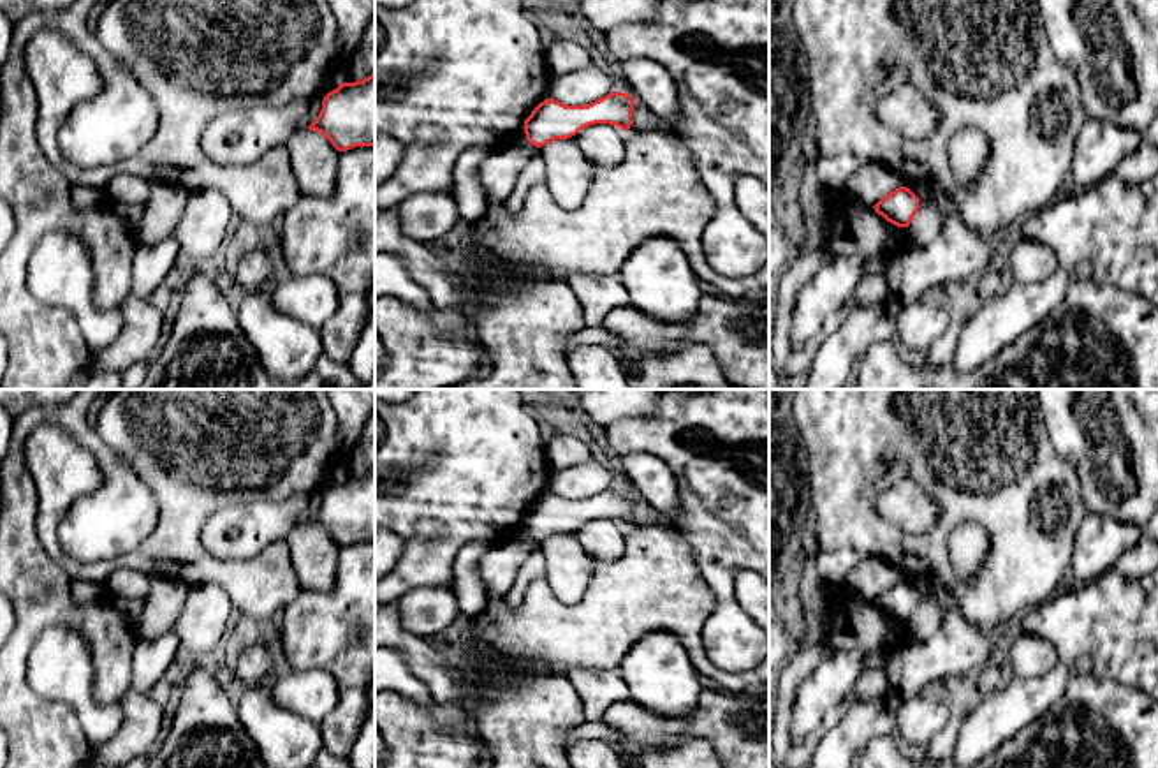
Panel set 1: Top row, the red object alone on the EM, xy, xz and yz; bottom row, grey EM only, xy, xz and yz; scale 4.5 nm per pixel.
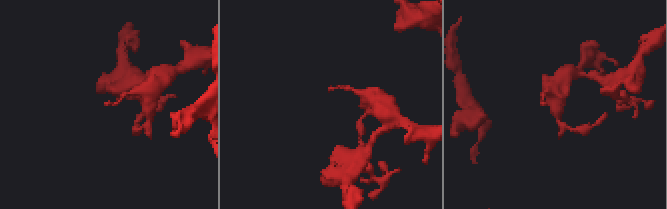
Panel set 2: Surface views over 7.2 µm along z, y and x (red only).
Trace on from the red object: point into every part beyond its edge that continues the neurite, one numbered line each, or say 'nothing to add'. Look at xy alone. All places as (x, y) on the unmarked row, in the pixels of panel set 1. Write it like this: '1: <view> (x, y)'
nothing to add

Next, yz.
nothing to add

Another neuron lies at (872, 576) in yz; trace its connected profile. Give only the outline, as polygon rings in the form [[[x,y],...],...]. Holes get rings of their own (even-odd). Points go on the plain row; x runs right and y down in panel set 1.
[[[866,557],[845,578],[854,594],[875,601],[882,592],[901,581],[901,572],[878,557]]]

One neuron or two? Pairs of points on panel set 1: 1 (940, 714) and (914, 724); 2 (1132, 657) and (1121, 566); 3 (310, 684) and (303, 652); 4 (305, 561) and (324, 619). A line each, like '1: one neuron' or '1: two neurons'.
1: one neuron
2: two neurons
3: two neurons
4: two neurons

